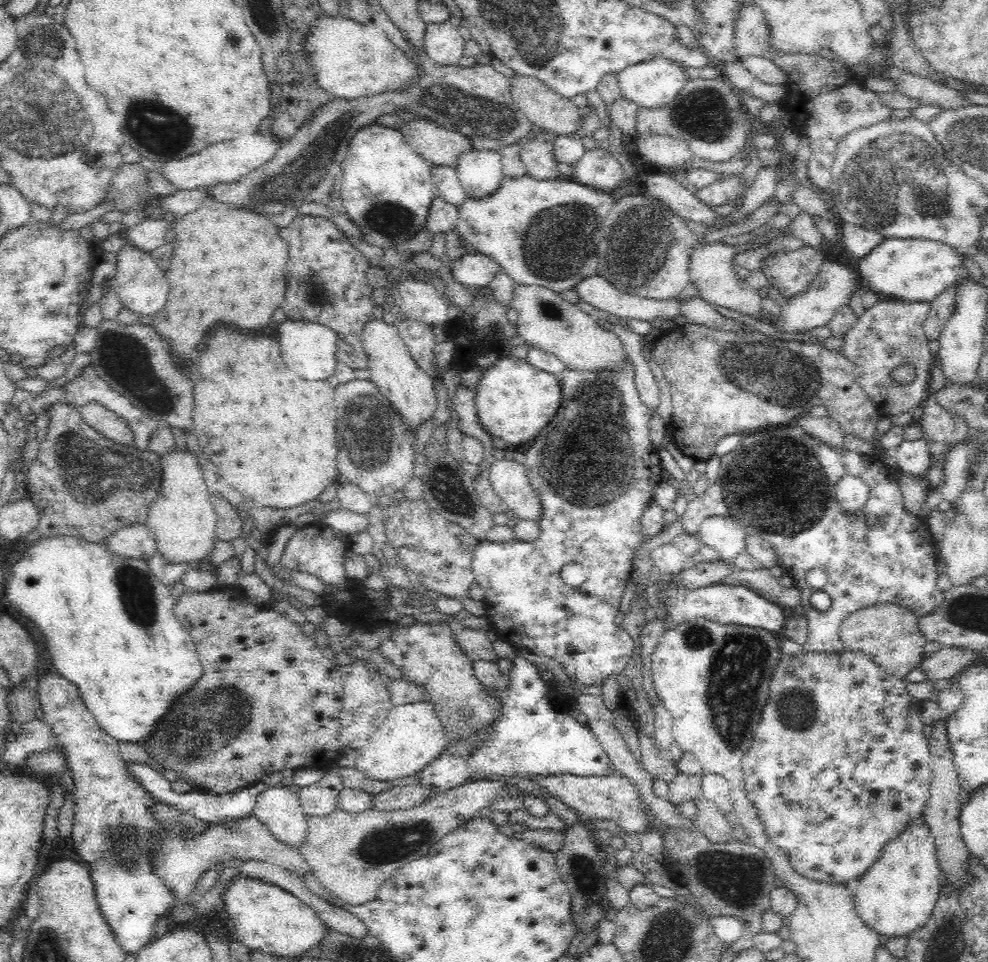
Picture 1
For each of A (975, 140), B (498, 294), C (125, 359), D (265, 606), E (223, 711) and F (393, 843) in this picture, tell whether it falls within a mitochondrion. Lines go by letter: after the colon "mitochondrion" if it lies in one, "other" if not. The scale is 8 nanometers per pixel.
A: mitochondrion
B: other
C: mitochondrion
D: other
E: mitochondrion
F: mitochondrion

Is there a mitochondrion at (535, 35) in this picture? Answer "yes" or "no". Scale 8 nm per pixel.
yes

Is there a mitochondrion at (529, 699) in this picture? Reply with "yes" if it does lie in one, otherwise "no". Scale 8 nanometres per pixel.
no

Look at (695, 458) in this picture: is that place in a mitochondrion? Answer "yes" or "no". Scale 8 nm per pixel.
no

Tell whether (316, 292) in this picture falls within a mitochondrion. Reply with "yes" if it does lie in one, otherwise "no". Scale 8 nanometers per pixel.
yes

